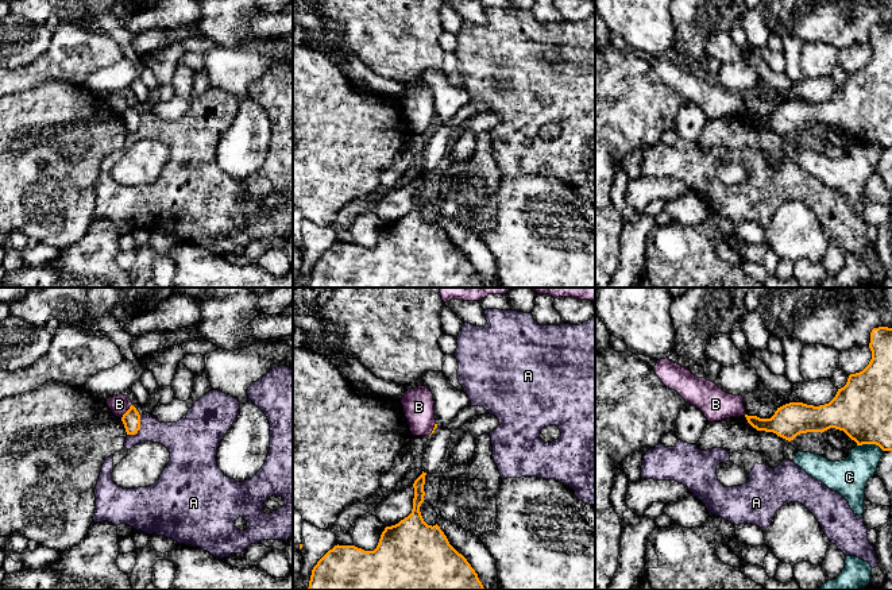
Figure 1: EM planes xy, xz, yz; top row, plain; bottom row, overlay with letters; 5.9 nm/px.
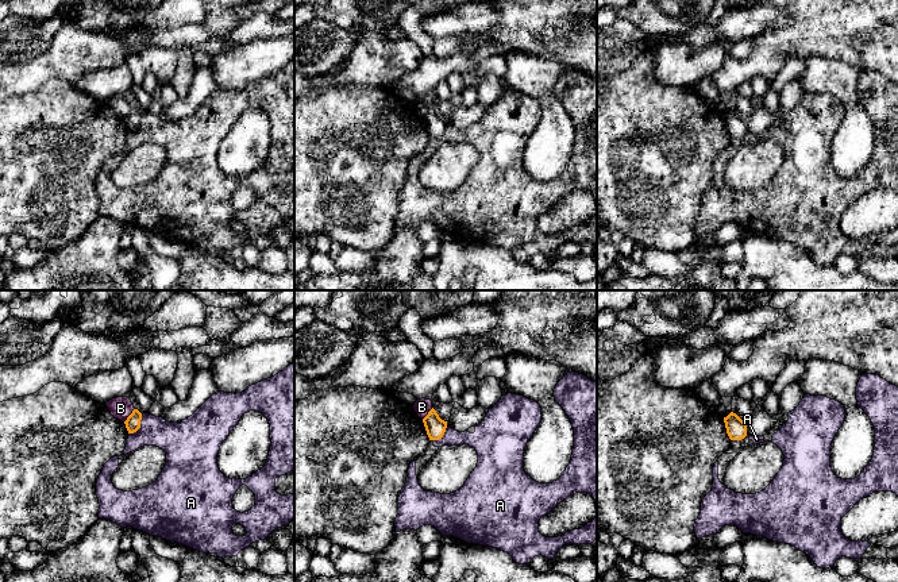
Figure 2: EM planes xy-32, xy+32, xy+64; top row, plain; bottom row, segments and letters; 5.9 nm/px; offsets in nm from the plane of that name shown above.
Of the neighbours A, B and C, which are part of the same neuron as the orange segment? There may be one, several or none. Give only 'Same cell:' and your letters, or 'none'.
Same cell: none

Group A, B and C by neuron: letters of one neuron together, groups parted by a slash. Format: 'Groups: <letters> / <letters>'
Groups: A / B / C

